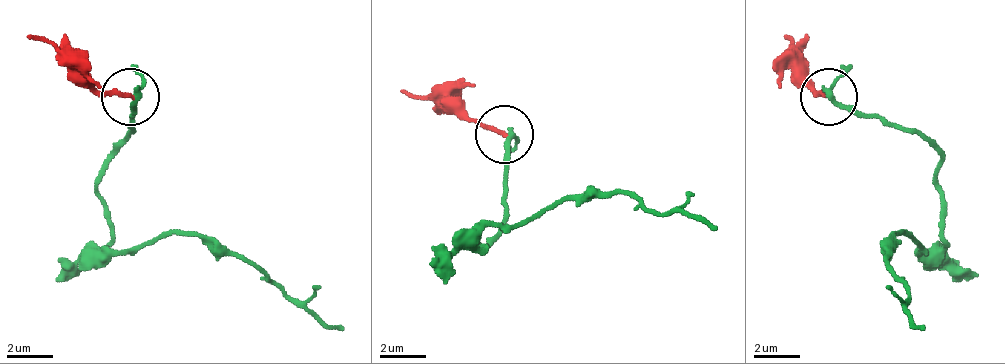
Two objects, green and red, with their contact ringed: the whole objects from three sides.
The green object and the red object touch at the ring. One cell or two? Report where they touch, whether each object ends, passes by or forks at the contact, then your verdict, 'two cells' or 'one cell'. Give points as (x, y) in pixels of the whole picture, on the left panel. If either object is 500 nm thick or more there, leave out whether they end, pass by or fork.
(130, 97) | green passes by | red ends | two cells

